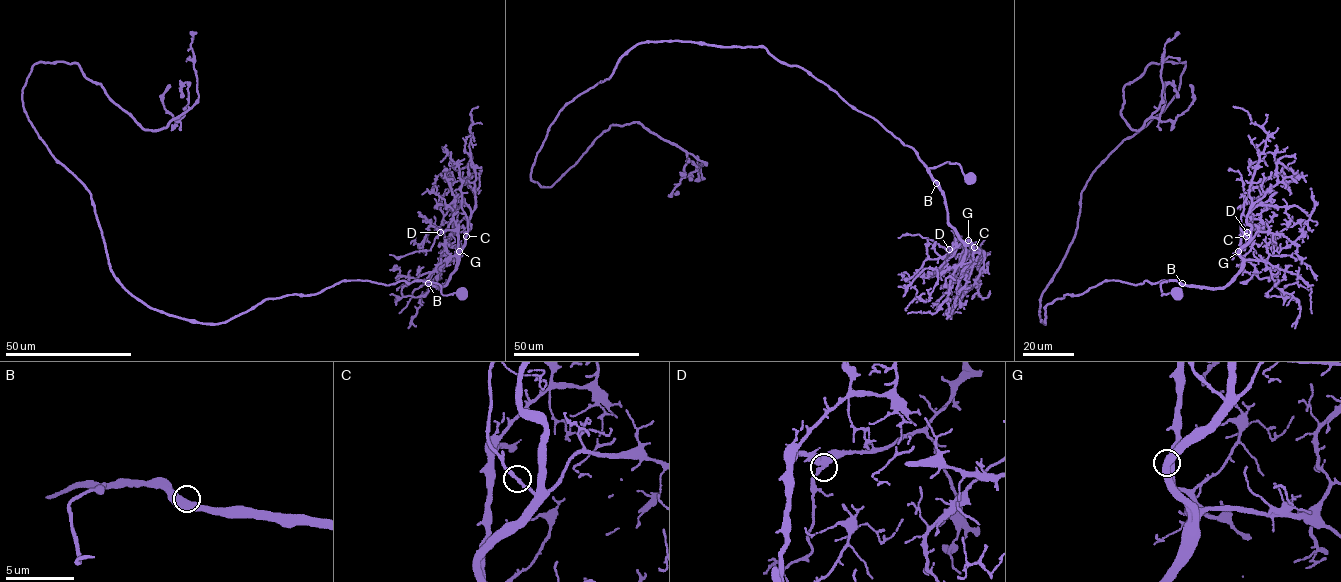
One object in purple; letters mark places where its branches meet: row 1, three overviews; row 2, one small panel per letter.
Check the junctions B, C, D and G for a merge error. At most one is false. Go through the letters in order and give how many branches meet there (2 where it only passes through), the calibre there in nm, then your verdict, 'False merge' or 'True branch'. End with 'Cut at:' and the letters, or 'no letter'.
B: Branches: 2. Thickness 550 nm. True branch
C: Branches: 2. Thickness 200 nm. True branch
D: Branches: 3. Thickness 360 nm. True branch
G: Branches: 2. Thickness 440 nm. True branch
Cut at: no letter

